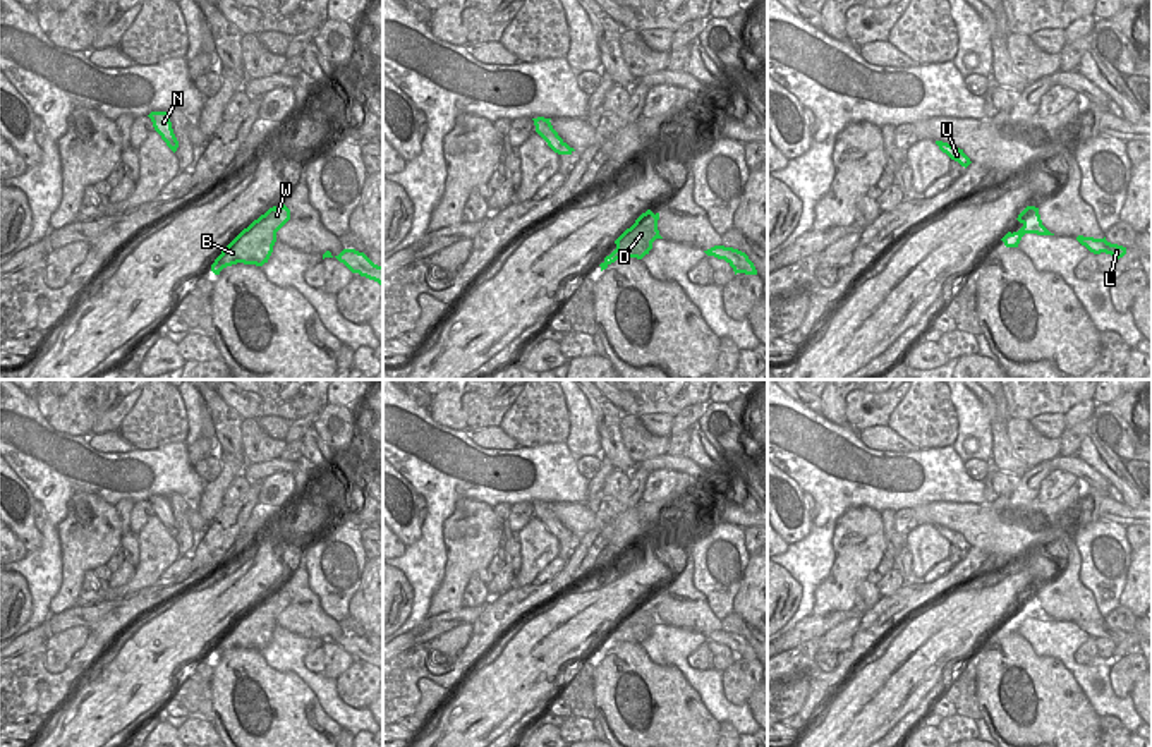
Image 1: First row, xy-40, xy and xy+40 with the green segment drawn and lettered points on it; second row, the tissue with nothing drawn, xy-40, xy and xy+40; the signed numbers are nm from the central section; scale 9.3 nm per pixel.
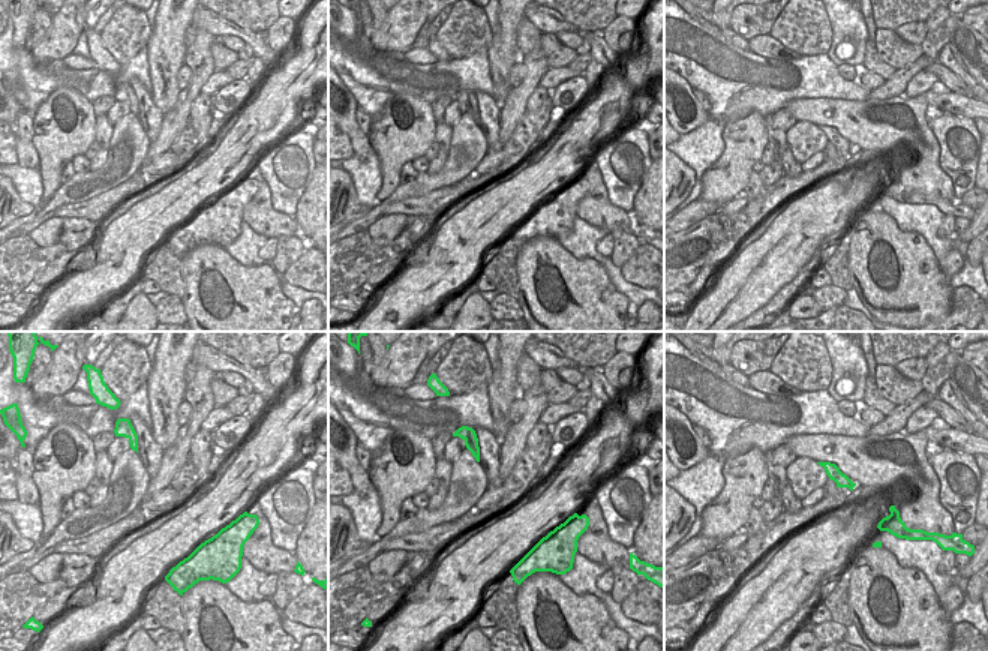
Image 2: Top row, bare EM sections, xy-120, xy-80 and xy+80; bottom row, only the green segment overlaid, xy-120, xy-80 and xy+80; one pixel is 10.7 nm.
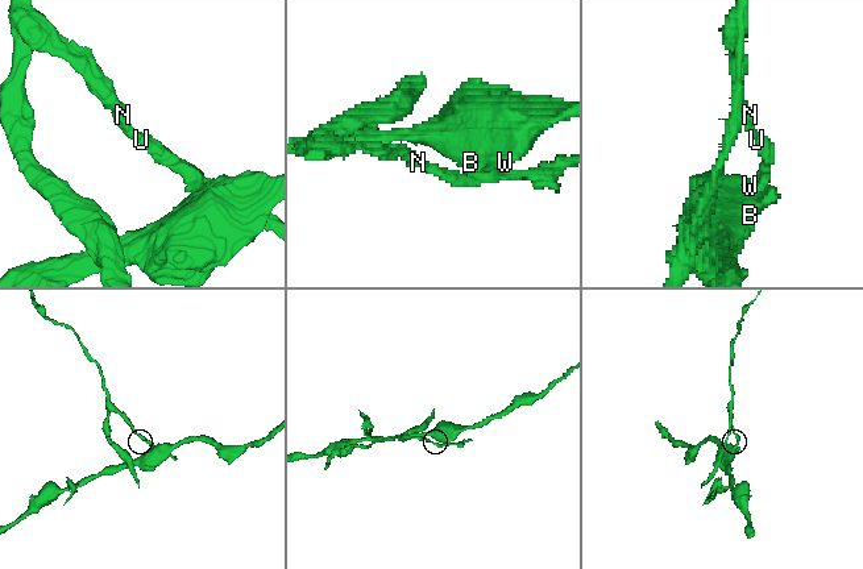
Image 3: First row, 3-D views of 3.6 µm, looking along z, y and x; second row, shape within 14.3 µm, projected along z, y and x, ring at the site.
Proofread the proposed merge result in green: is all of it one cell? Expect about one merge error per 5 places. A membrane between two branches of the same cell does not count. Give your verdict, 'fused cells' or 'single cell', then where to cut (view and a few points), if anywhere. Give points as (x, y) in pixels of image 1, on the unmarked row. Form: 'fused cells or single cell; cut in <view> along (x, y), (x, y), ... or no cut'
fused cells; cut in xy+40 along (1020, 613), (1027, 617)

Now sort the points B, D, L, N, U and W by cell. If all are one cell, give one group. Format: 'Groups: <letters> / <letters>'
Groups: B D W / L N U

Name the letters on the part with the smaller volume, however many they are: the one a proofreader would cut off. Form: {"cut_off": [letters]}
{"cut_off": ["L", "N", "U"]}

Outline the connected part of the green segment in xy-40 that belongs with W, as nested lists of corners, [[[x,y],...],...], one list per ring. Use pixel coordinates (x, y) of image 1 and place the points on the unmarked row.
[[[283,587],[270,592],[221,635],[211,649],[211,656],[220,659],[223,653],[237,647],[263,651],[273,637],[276,616],[288,604],[290,594]]]

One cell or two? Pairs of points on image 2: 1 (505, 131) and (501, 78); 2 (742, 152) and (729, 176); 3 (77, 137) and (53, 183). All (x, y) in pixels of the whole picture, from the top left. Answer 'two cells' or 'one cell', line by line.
1: two cells
2: one cell
3: one cell

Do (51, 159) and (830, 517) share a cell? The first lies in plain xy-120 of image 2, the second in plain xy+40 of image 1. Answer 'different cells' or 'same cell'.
different cells

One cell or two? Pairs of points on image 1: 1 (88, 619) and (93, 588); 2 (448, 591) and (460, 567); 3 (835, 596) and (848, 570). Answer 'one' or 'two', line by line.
1: two
2: one
3: one

